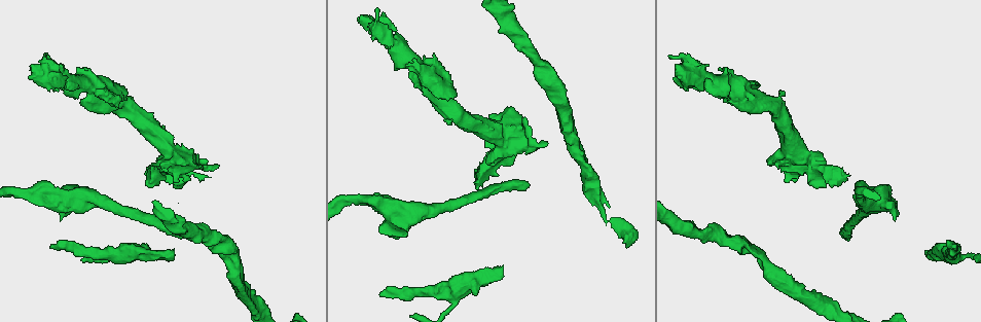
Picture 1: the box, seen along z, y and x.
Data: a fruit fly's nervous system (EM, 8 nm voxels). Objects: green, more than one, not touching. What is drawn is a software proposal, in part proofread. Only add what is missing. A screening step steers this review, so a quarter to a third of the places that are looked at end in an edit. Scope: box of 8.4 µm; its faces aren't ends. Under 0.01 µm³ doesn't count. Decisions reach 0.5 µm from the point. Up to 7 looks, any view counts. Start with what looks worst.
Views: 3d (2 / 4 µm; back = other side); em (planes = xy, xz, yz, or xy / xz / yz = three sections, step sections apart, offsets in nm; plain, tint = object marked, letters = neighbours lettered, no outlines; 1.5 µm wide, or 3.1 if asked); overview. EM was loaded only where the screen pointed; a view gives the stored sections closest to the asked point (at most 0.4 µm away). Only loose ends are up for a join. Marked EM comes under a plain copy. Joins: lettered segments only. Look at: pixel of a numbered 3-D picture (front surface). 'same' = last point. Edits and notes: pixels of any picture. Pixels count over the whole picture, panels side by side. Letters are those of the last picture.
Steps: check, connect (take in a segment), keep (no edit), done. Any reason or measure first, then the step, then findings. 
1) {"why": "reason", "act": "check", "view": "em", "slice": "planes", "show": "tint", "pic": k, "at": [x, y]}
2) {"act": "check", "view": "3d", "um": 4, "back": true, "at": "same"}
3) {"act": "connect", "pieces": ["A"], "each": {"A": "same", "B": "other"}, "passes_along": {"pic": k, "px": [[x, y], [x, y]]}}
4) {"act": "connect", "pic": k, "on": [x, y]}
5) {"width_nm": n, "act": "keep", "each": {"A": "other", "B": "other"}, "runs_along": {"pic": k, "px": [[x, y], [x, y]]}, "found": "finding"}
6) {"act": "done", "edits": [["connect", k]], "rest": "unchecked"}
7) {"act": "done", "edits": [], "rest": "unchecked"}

{"why": "free end", "act": "check", "view": "em", "slice": "xy", "step": 4, "show": "letters", "pic": 1, "at": [526, 186]}

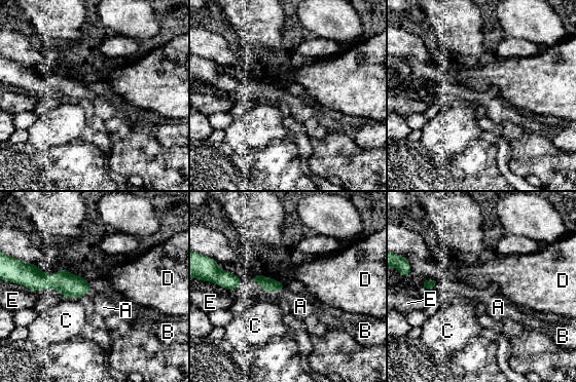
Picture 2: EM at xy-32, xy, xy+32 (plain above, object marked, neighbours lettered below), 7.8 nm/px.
{"act": "check", "view": "em", "slice": "planes", "show": "letters", "at": "same"}

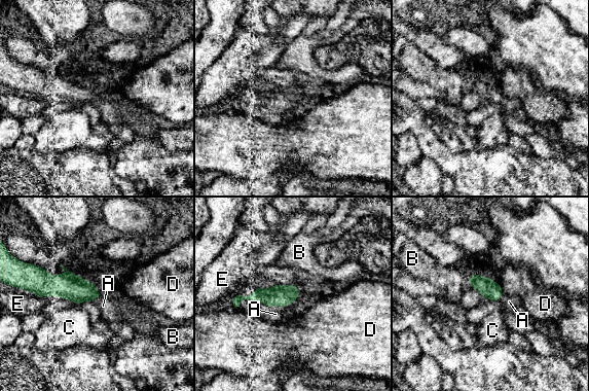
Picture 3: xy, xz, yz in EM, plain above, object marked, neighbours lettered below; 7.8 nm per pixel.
{"act": "connect", "pieces": ["A"], "each": {"A": "same", "B": "other", "C": "other", "D": "other", "E": "other"}, "found": "the cell continues"}

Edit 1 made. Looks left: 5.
{"why": "free end", "act": "check", "view": "em", "slice": "xy", "step": 4, "show": "letters", "pic": 1, "at": [954, 246]}

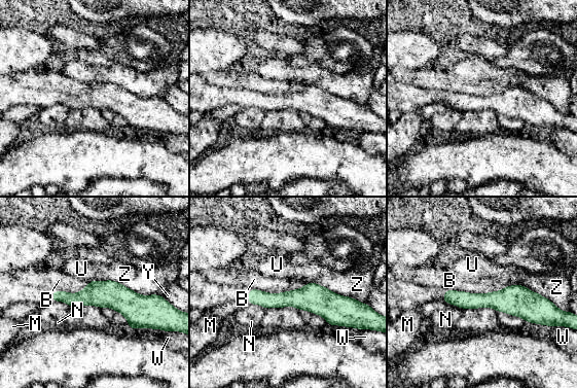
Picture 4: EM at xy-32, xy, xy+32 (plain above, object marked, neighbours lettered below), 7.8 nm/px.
{"act": "check", "view": "em", "slice": "planes", "show": "letters", "at": "same"}

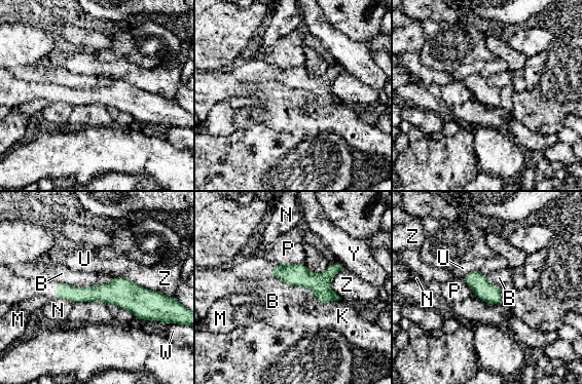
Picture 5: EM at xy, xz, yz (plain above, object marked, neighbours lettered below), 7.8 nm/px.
{"longest_contact_nm": ["B", 440], "act": "keep", "each": {"B": "other", "K": "other", "M": "other", "N": "other", "P": "other", "U": "other", "W": "other", "Y": "other", "Z": "other"}, "found": "no lettered segment goes on from it"}

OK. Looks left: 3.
{"why": "free end", "act": "check", "view": "em", "slice": "xz", "step": 8, "show": "tint", "pic": 1, "at": [924, 250]}

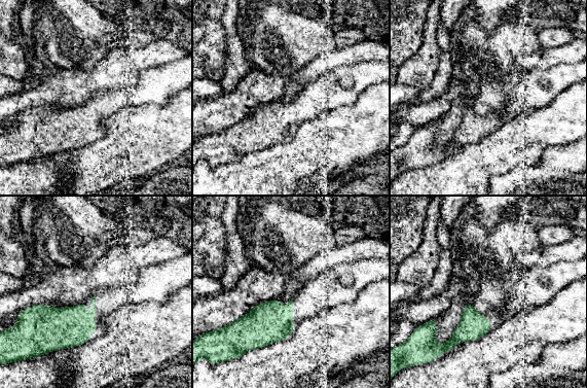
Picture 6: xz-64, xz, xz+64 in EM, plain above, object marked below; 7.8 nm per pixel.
{"act": "check", "view": "em", "slice": "xy", "step": 8, "show": "letters", "at": "same"}

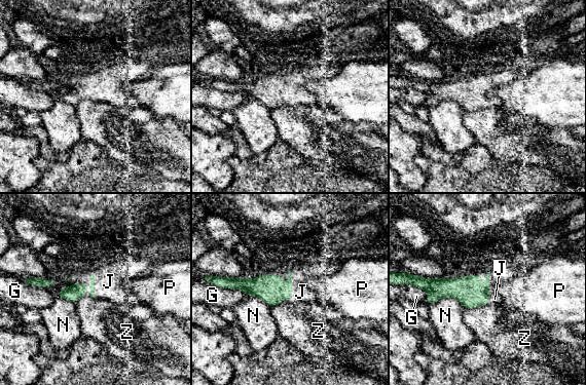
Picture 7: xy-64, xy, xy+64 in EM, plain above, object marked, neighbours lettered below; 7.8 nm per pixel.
{"act": "connect", "pieces": ["J"], "each": {"G": "other", "J": "same", "N": "other", "P": "other", "Z": "other"}, "found": "the cell continues"}

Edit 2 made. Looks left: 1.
{"act": "done", "edits": [["connect", 3], ["connect", 7]], "rest": "unchecked"}

